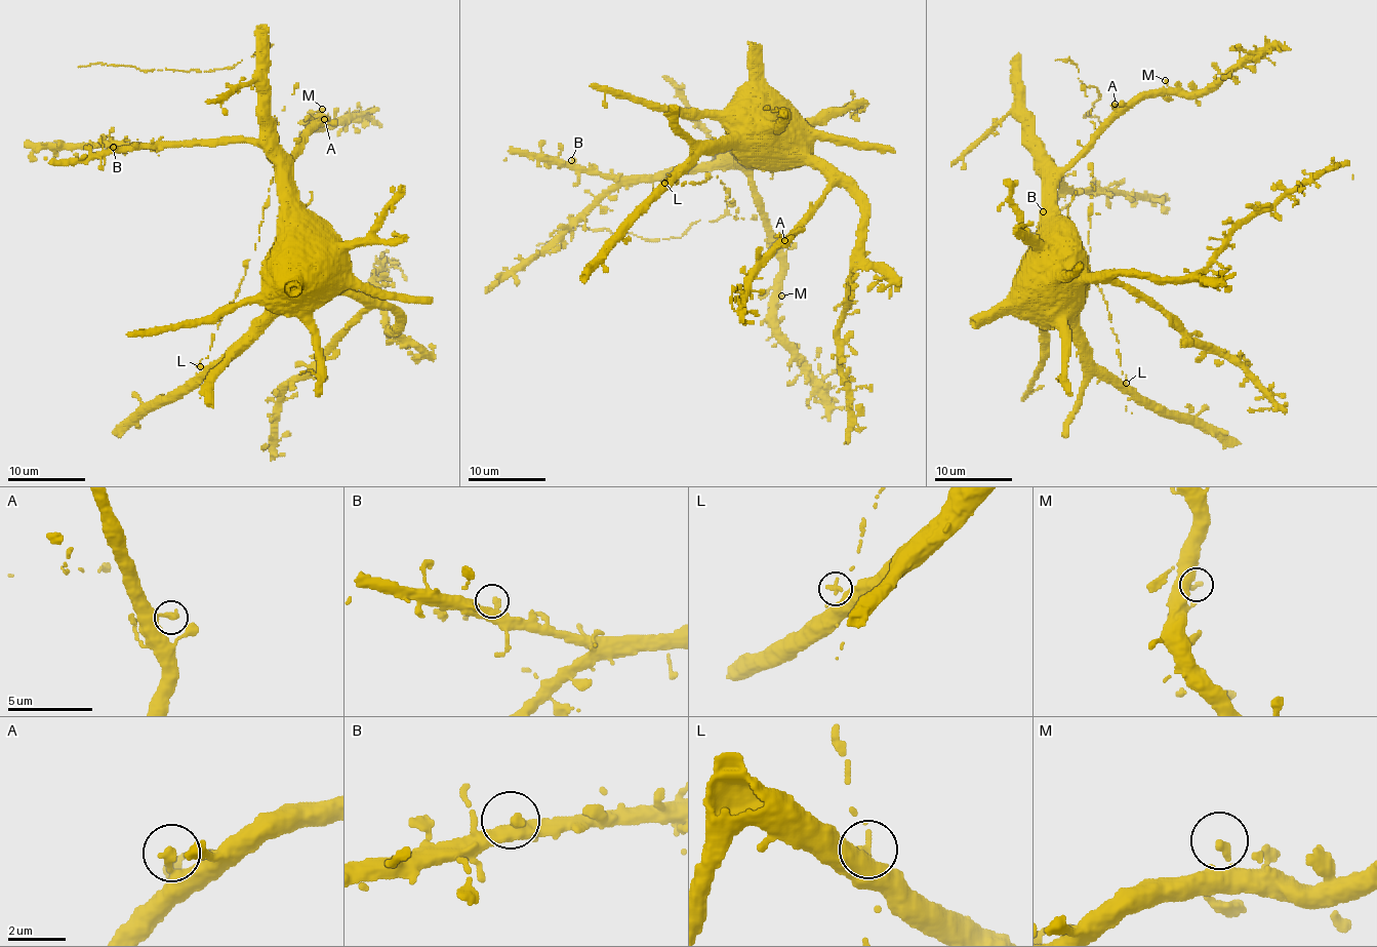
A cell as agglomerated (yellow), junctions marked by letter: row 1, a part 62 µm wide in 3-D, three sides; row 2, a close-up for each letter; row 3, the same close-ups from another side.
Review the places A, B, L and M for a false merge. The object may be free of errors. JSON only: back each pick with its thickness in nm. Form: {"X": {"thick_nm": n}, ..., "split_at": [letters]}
{"split_at": []}

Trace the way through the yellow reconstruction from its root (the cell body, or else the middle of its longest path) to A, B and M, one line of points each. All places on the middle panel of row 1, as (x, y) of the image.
A: (738, 146), (741, 153), (751, 159), (751, 185), (756, 202), (767, 216), (769, 227), (778, 238), (784, 240)
B: (738, 146), (742, 148), (741, 155), (733, 162), (680, 166), (653, 175), (601, 176), (581, 172), (571, 160)
M: (738, 146), (741, 153), (751, 159), (752, 196), (780, 259), (778, 298), (781, 296)

